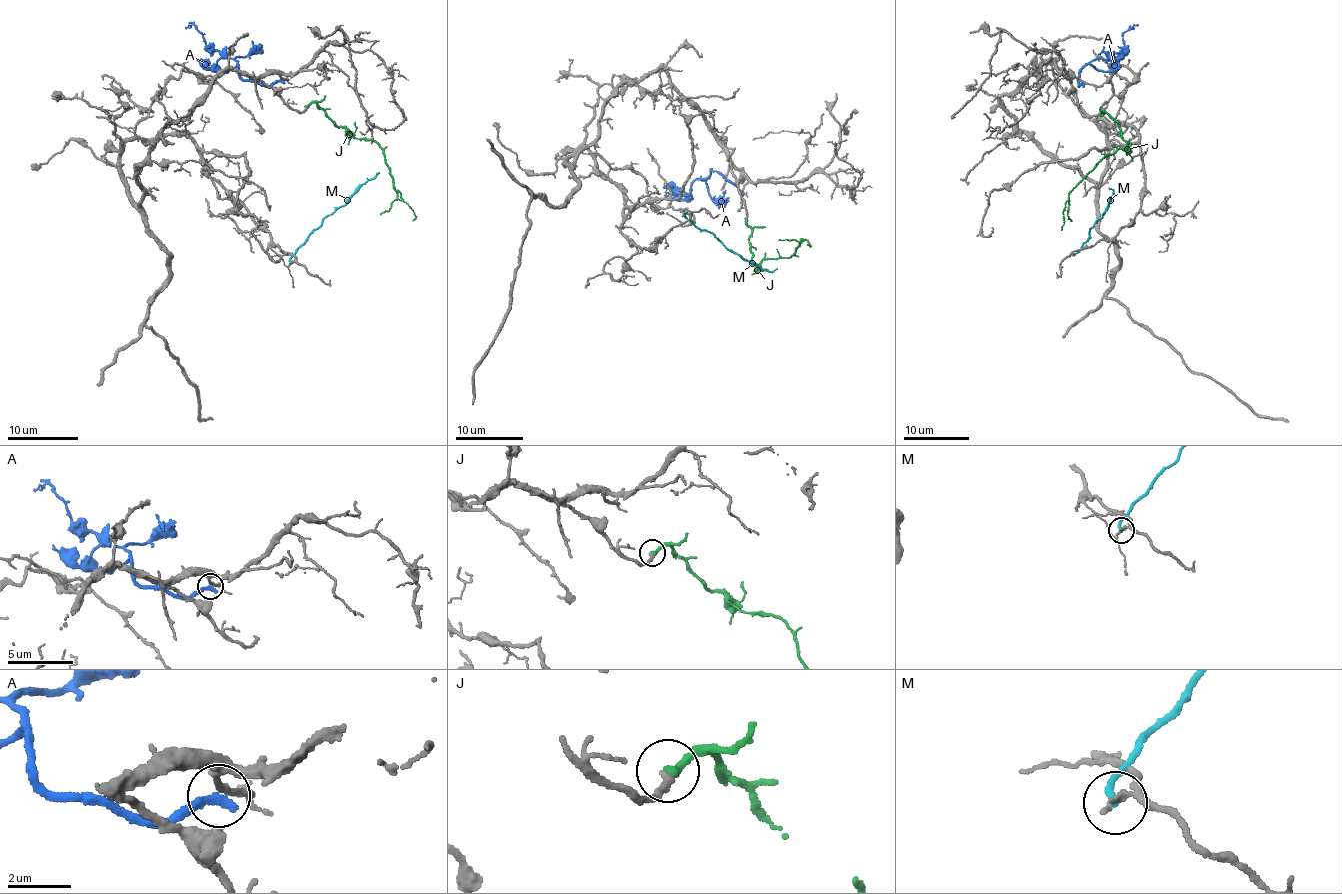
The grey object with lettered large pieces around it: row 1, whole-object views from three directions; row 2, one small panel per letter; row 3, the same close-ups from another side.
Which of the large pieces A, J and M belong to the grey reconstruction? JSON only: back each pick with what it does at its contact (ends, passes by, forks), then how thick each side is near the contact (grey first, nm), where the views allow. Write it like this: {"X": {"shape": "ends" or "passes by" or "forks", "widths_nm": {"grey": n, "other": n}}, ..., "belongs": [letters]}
{"J": {"shape": "ends", "widths_nm": {"grey": 240, "other": 300}}, "belongs": ["J"]}

